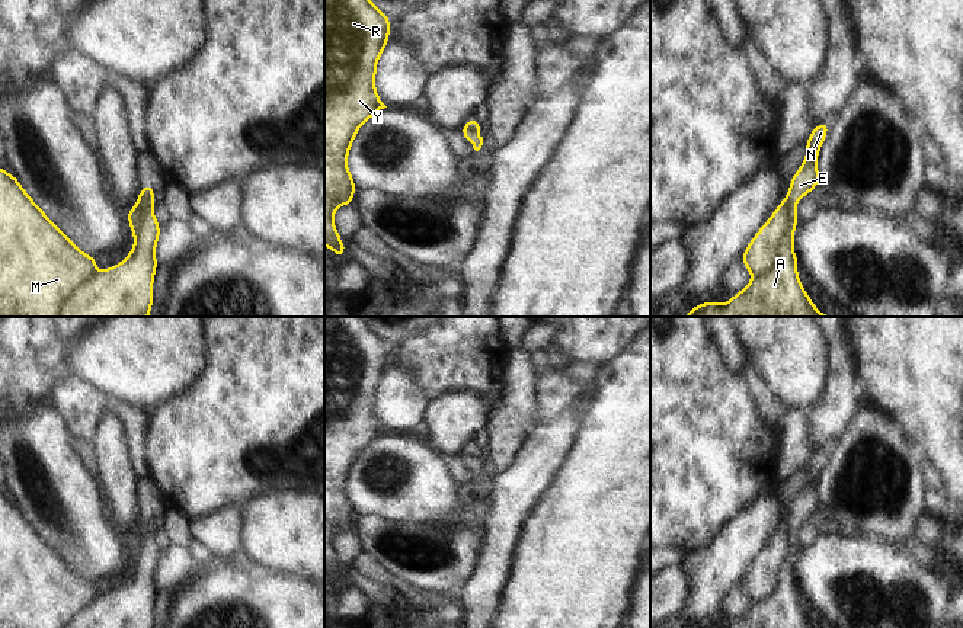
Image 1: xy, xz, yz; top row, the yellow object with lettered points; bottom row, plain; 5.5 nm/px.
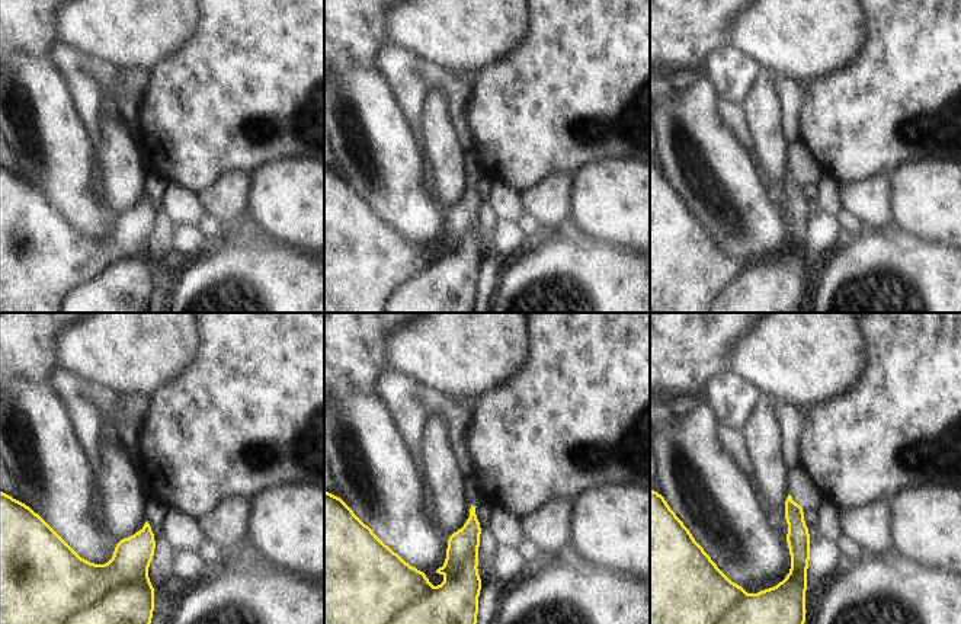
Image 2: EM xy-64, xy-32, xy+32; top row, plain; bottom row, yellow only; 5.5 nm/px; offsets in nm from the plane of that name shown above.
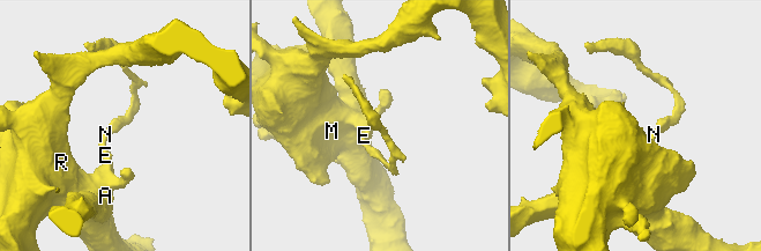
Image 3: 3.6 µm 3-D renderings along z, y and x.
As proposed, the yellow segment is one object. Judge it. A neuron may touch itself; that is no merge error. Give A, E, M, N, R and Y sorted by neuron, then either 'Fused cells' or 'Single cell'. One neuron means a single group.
Groups: A E N / M R Y. Fused cells.

